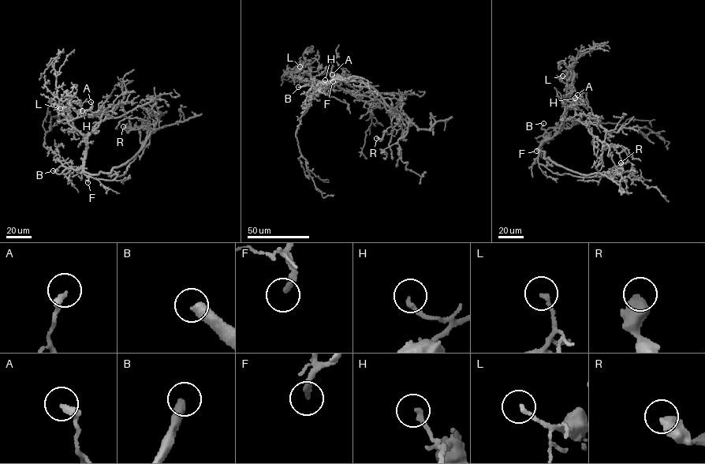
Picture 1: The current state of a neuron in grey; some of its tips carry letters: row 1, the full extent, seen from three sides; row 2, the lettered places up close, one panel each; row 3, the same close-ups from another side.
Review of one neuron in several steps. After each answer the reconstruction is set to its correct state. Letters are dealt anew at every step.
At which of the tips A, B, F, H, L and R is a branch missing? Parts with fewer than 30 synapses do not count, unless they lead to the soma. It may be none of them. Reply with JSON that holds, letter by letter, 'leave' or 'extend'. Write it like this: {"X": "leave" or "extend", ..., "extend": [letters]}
{"A": "leave", "B": "extend", "F": "extend", "H": "leave", "L": "leave", "R": "leave", "extend": ["B", "F"]}

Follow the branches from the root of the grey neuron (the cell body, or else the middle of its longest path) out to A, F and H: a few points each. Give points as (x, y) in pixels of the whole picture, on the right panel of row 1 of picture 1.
A: (539, 148), (544, 140), (557, 132), (564, 113), (572, 101), (577, 100), (577, 95)
F: (539, 148), (544, 140), (536, 151)
H: (539, 148), (544, 140), (557, 132), (564, 113), (572, 101), (577, 100), (575, 98)

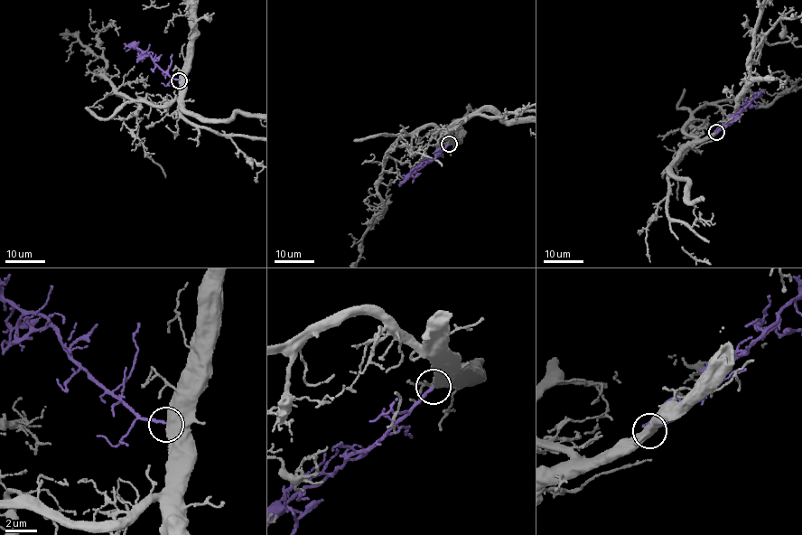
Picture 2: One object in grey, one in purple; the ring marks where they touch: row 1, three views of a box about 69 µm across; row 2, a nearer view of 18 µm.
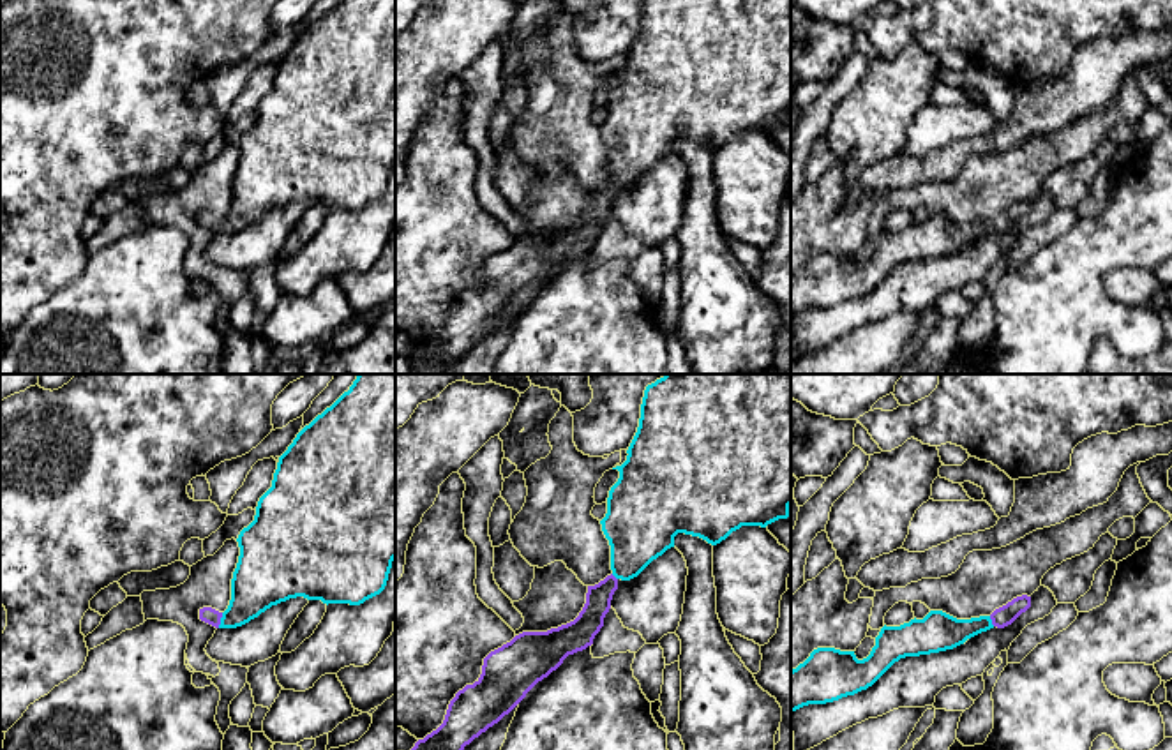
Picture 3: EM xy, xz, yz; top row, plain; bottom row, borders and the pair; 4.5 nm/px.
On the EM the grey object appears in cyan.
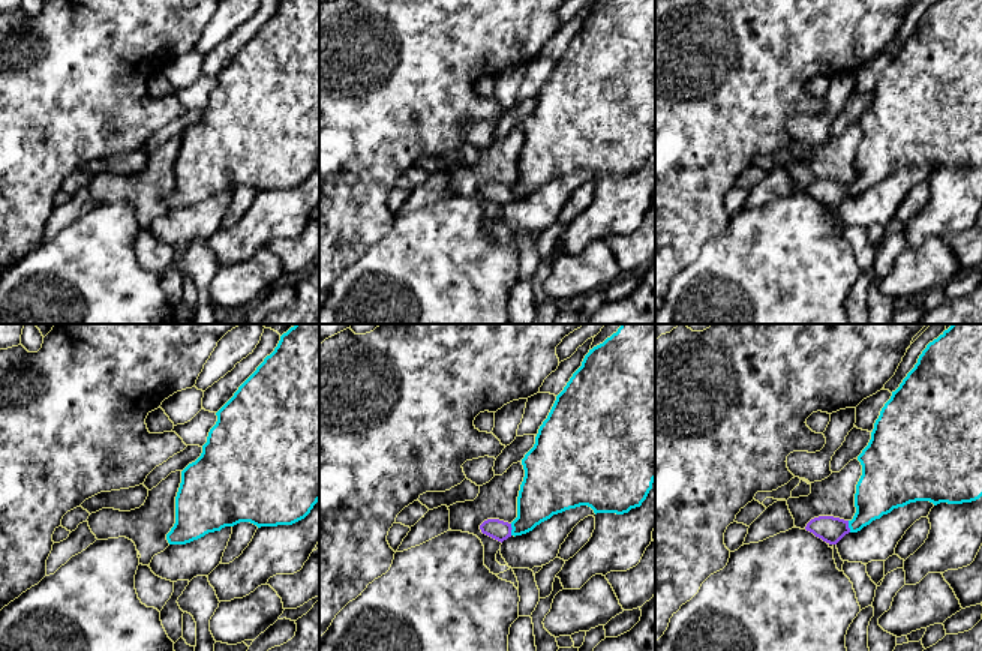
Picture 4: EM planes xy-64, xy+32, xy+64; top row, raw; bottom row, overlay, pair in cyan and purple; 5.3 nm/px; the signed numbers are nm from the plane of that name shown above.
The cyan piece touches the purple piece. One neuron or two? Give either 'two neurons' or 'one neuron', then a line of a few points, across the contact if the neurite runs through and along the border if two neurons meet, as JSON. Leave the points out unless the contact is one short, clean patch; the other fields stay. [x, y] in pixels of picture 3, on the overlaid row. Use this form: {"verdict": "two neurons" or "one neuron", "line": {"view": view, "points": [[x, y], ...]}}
{"verdict": "one neuron", "line": {"view": "xy", "points": [[260, 581], [221, 620], [207, 614]]}}

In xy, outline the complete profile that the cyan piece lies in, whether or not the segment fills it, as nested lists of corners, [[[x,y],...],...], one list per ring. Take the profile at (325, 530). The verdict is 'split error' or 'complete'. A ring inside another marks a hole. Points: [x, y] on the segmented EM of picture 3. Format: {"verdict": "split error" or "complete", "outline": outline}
{"verdict": "split error", "outline": [[[358,374],[348,392],[297,434],[279,457],[272,487],[259,498],[254,521],[237,542],[240,556],[228,609],[199,609],[199,619],[215,628],[242,626],[297,596],[327,605],[360,605],[385,589],[395,559],[395,374]]]}

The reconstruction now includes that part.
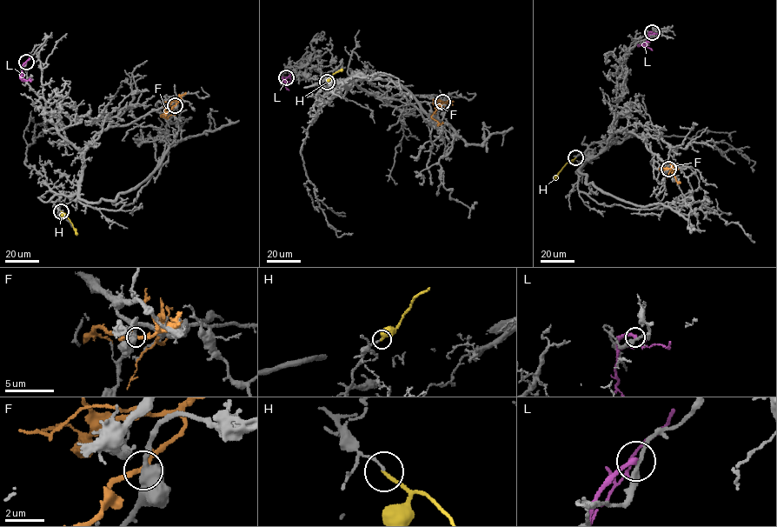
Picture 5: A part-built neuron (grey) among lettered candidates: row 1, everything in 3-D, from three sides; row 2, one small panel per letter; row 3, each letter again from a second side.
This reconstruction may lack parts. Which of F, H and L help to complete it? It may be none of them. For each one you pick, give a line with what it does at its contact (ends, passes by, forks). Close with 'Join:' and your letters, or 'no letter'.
Join: no letter

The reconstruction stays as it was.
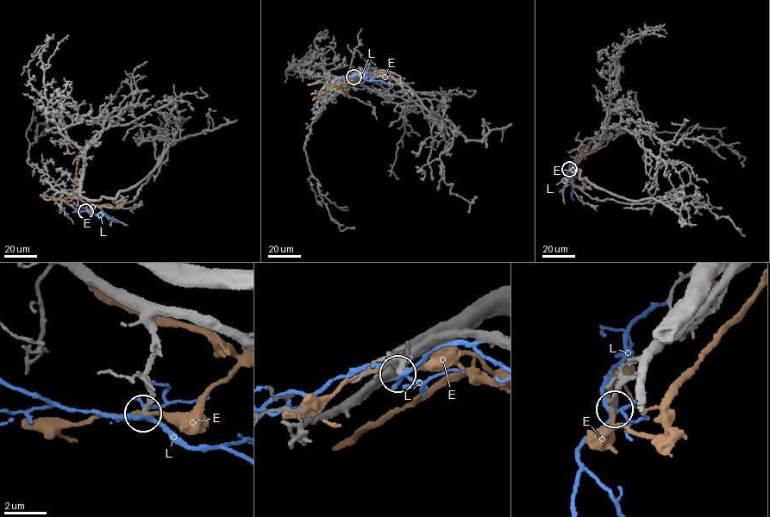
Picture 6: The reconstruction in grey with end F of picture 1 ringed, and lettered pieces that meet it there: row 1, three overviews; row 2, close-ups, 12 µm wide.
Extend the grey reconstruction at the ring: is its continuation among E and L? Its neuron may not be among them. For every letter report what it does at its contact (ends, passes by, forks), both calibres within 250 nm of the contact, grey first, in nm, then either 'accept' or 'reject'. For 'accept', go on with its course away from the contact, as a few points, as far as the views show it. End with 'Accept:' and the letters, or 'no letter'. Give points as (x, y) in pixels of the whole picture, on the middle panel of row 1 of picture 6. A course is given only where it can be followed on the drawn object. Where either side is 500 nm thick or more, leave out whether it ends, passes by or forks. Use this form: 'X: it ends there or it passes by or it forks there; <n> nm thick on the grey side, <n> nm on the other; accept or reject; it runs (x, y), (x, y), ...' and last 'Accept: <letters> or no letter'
E: it passes by; 260 nm thick on the grey side, 190 nm on the other; reject
L: it forks there; 260 nm thick on the grey side, 200 nm on the other; reject
Accept: no letter

